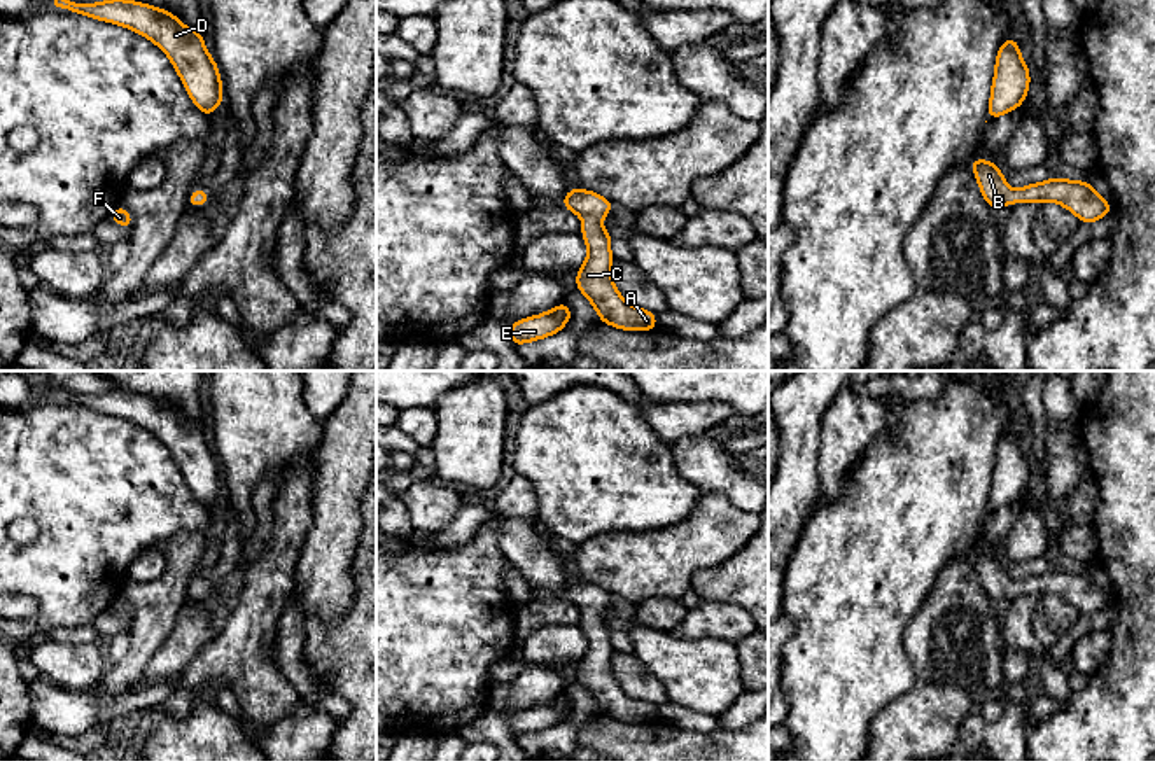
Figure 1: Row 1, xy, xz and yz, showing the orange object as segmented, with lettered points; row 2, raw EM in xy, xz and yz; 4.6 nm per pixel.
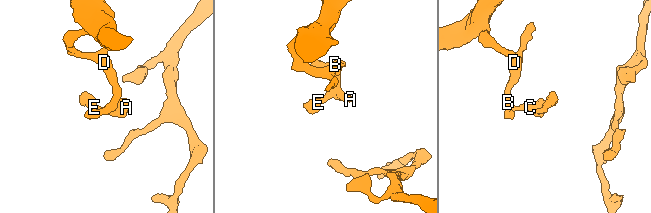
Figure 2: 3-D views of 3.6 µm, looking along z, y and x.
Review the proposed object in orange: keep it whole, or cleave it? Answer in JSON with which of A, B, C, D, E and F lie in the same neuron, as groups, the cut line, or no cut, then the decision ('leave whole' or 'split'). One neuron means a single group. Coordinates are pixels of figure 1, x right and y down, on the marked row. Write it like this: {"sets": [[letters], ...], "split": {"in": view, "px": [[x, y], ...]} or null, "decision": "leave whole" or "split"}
{"sets": [["A", "B", "C", "D", "E", "F"]], "split": null, "decision": "leave whole"}

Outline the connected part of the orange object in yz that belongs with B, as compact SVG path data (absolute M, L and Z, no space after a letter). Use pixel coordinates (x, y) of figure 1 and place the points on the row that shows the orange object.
M970 157L975 178L980 185L982 196L987 205L994 208L1010 203L1045 203L1055 201L1073 212L1080 222L1092 224L1113 212L1111 203L1102 199L1090 182L1048 178L1041 184L1029 184L1020 189L1010 191L1006 177L999 171L994 161Z

